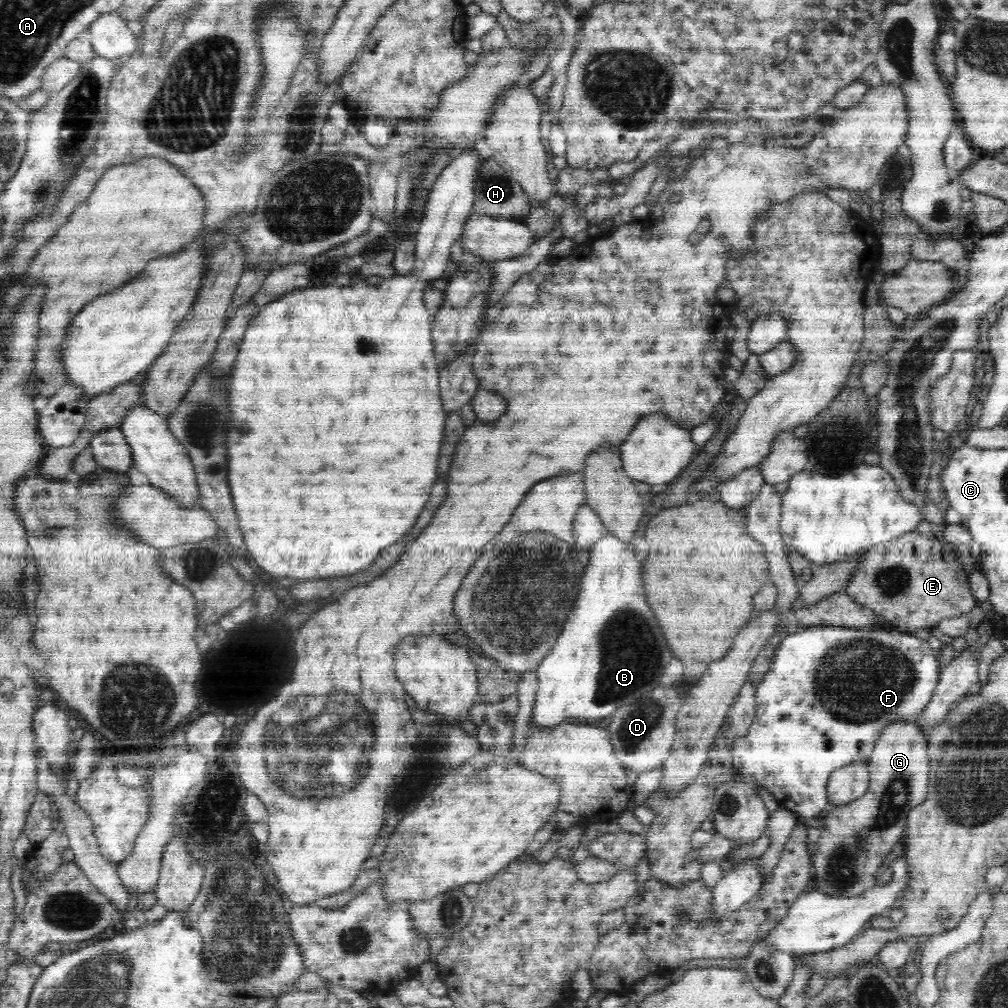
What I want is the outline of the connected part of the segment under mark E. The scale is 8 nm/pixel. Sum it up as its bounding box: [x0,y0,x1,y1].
[844,530,977,632]

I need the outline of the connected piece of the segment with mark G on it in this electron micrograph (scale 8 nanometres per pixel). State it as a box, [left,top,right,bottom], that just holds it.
[812,720,929,896]

